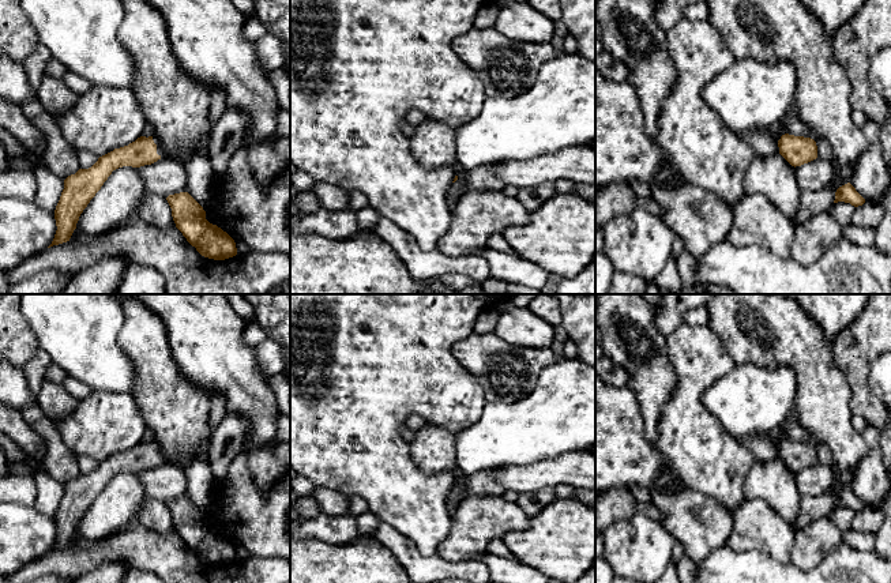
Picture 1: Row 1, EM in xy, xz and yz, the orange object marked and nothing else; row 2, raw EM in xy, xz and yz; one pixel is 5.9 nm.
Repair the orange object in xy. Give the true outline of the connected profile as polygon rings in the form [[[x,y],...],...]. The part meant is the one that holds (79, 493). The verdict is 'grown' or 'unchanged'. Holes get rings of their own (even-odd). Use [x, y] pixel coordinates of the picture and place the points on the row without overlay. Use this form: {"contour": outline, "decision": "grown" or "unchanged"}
{"contour": [[[140,441],[128,451],[102,460],[89,474],[79,474],[64,485],[64,494],[54,515],[56,539],[52,549],[69,546],[80,519],[101,494],[113,475],[123,471],[140,473],[168,463],[155,441]]], "decision": "grown"}

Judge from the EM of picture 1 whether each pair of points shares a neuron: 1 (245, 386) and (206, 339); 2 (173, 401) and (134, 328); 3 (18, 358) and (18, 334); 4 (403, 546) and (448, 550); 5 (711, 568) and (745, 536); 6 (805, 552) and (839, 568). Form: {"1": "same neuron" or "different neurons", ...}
{"1": "same neuron", "2": "same neuron", "3": "same neuron", "4": "different neurons", "5": "different neurons", "6": "different neurons"}

